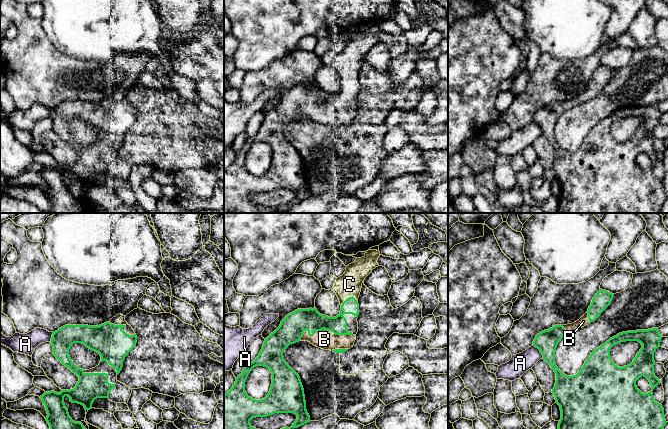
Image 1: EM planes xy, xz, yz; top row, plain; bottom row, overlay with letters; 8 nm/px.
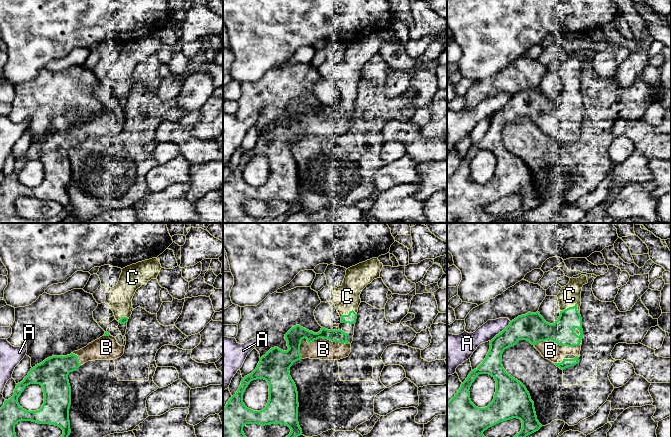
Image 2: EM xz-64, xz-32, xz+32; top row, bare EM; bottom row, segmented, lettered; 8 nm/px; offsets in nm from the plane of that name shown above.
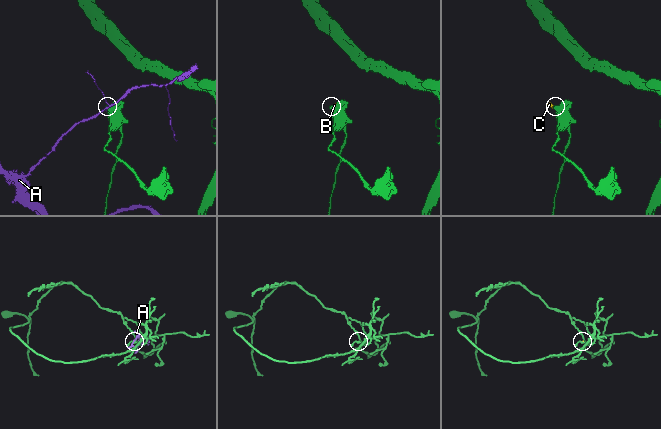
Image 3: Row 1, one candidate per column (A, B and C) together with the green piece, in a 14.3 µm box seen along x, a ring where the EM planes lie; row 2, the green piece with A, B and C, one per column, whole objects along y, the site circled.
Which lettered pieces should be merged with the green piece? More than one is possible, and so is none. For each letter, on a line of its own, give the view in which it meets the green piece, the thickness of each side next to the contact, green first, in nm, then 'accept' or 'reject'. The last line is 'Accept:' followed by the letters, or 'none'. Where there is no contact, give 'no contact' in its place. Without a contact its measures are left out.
A: meets green in yz; 180 nm thick on the green side, 160 nm on the other; reject
B: meets green in xz; 200 nm thick on the green side, 160 nm on the other; accept
C: meets green in xz; 140 nm thick on the green side, 190 nm on the other; accept
Accept: B, C

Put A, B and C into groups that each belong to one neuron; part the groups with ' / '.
A / B C

